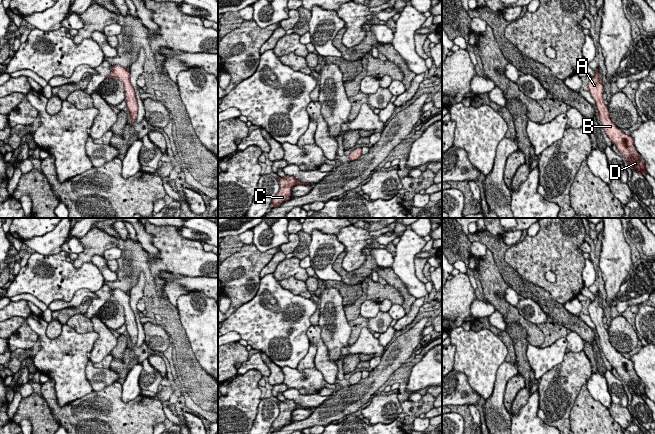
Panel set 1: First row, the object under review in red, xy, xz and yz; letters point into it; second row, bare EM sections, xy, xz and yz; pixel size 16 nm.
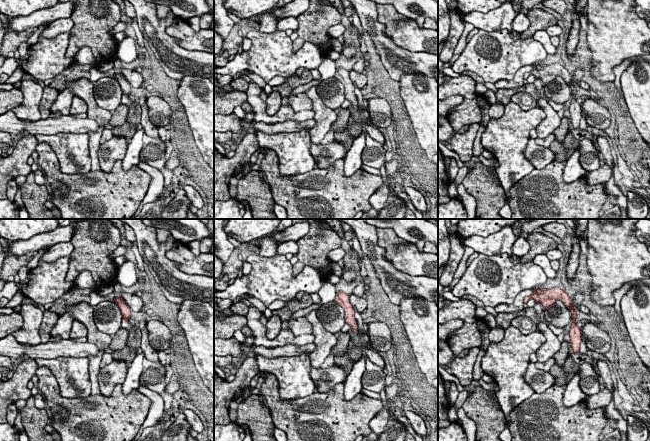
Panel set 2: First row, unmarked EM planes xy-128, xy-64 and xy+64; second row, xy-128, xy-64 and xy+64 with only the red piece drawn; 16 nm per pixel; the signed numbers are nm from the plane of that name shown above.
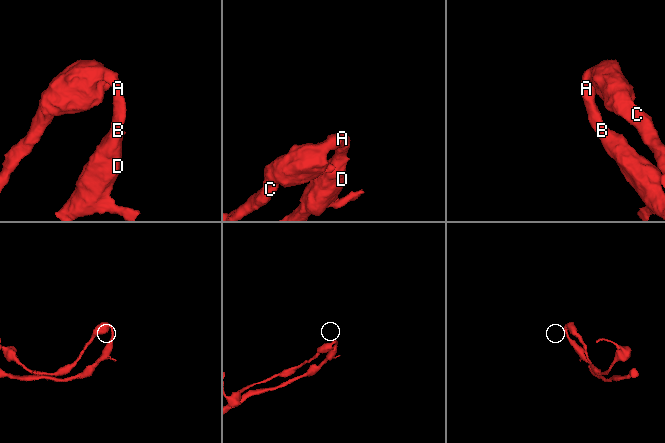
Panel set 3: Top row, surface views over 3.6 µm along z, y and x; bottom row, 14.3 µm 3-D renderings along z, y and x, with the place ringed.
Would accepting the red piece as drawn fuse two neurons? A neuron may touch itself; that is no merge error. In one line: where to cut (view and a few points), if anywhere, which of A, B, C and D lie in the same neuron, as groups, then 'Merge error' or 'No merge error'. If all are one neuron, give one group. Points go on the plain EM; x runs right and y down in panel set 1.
No split. Groups: A B C D. No merge error

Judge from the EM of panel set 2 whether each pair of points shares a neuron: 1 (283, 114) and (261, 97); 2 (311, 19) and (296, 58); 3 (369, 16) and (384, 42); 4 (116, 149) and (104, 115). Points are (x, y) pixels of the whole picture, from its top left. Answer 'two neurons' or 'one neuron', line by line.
1: one neuron
2: two neurons
3: one neuron
4: two neurons

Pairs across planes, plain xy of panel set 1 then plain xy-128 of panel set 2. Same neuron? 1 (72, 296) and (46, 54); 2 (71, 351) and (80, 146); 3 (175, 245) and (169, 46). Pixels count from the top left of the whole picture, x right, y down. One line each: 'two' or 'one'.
1: one
2: one
3: two

